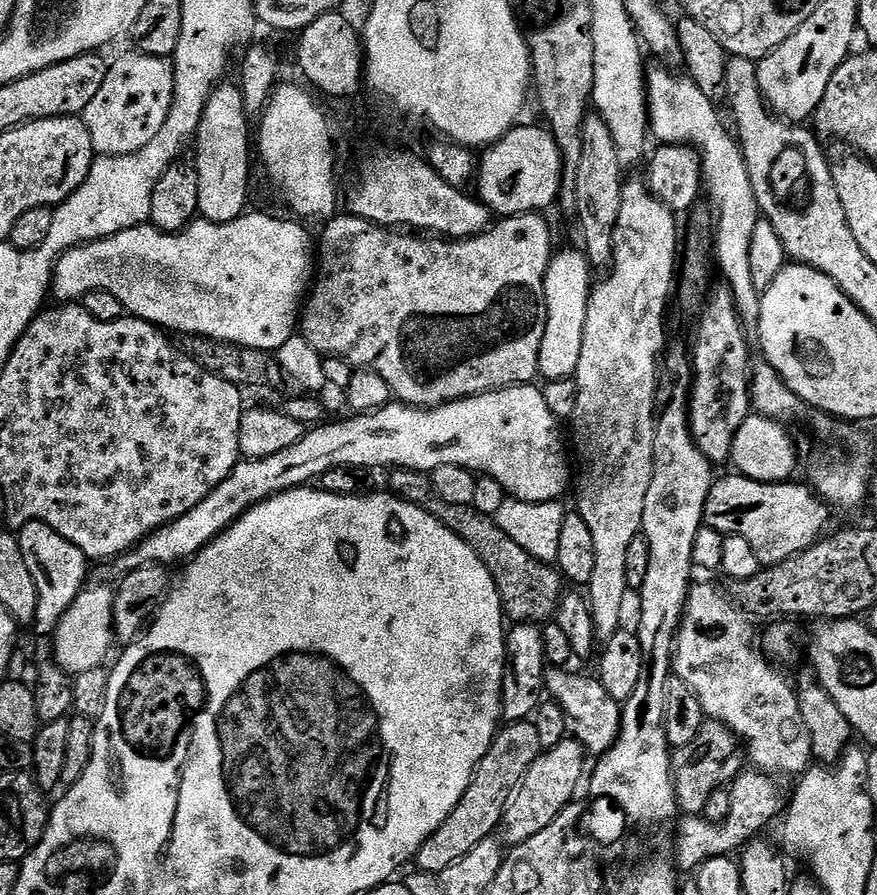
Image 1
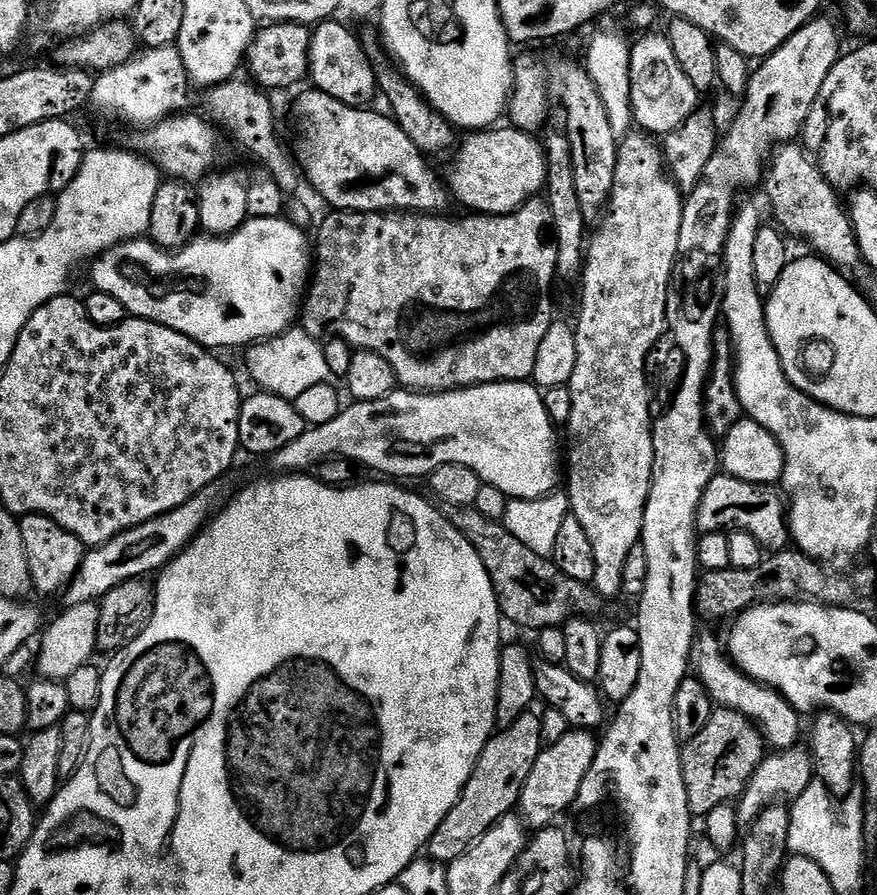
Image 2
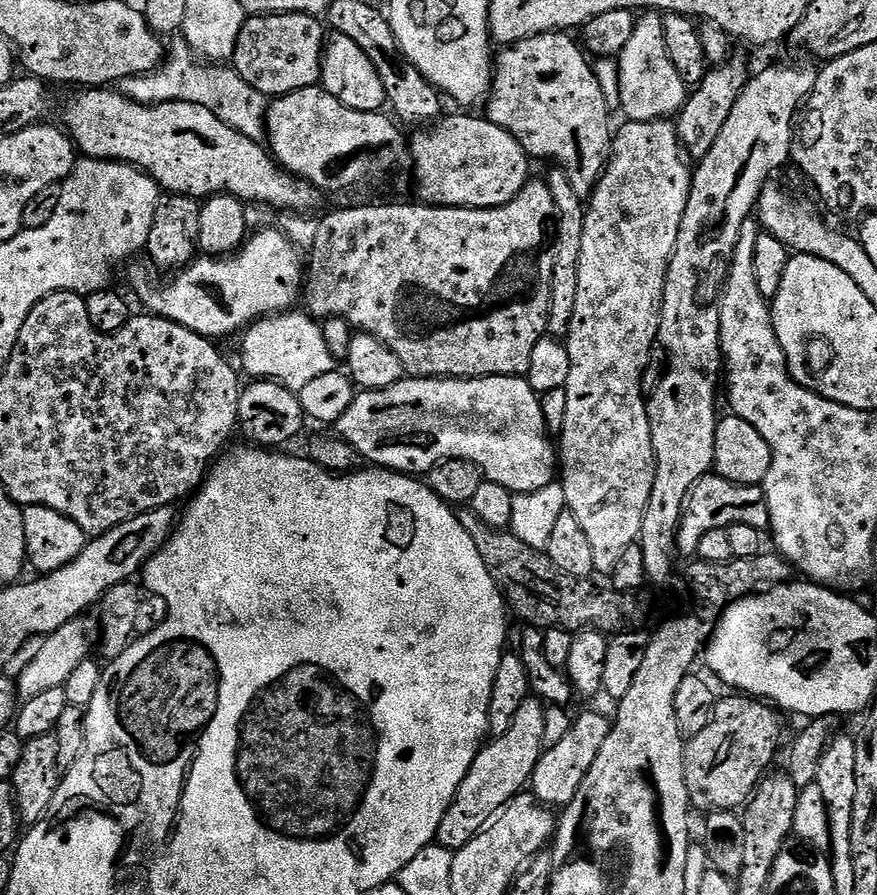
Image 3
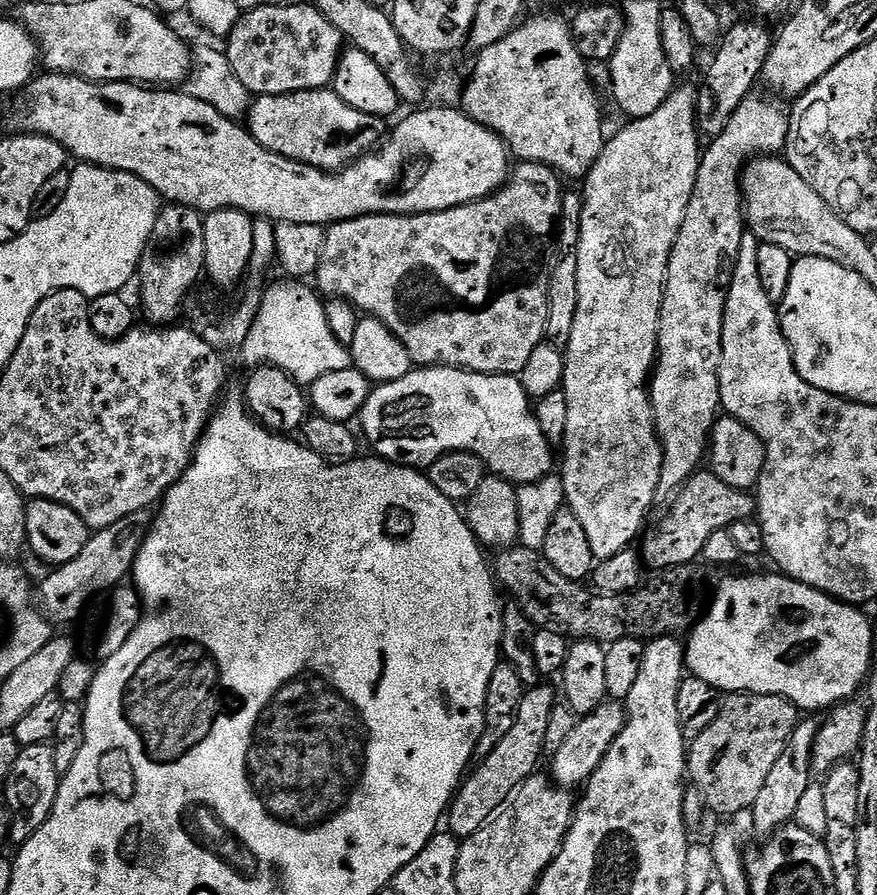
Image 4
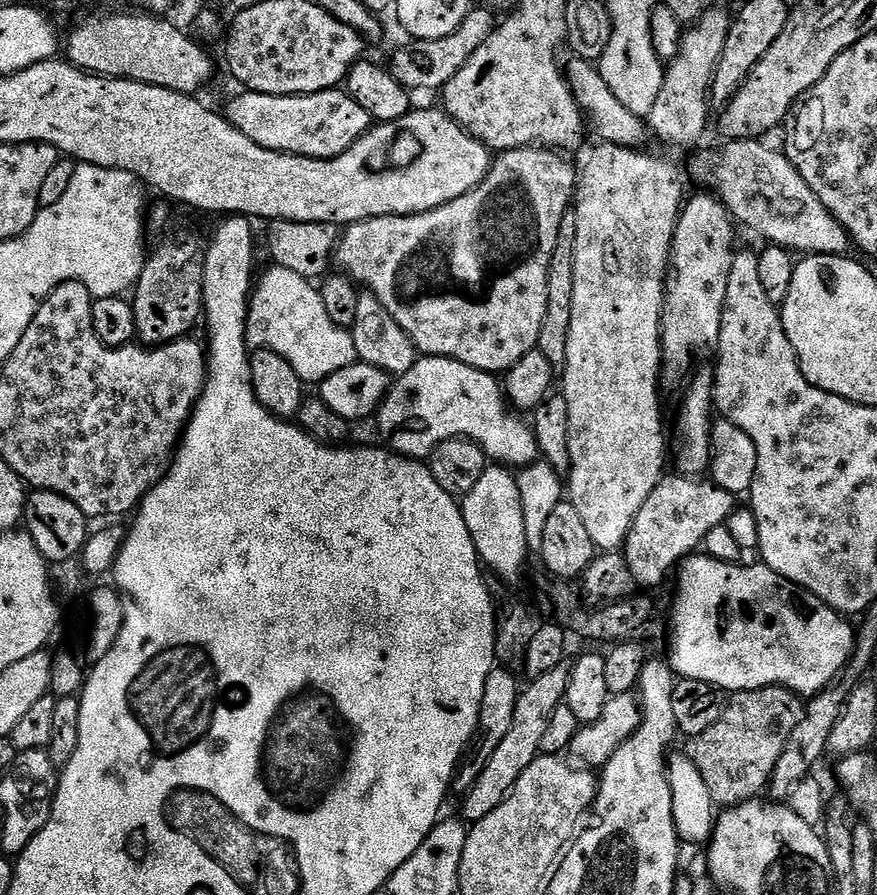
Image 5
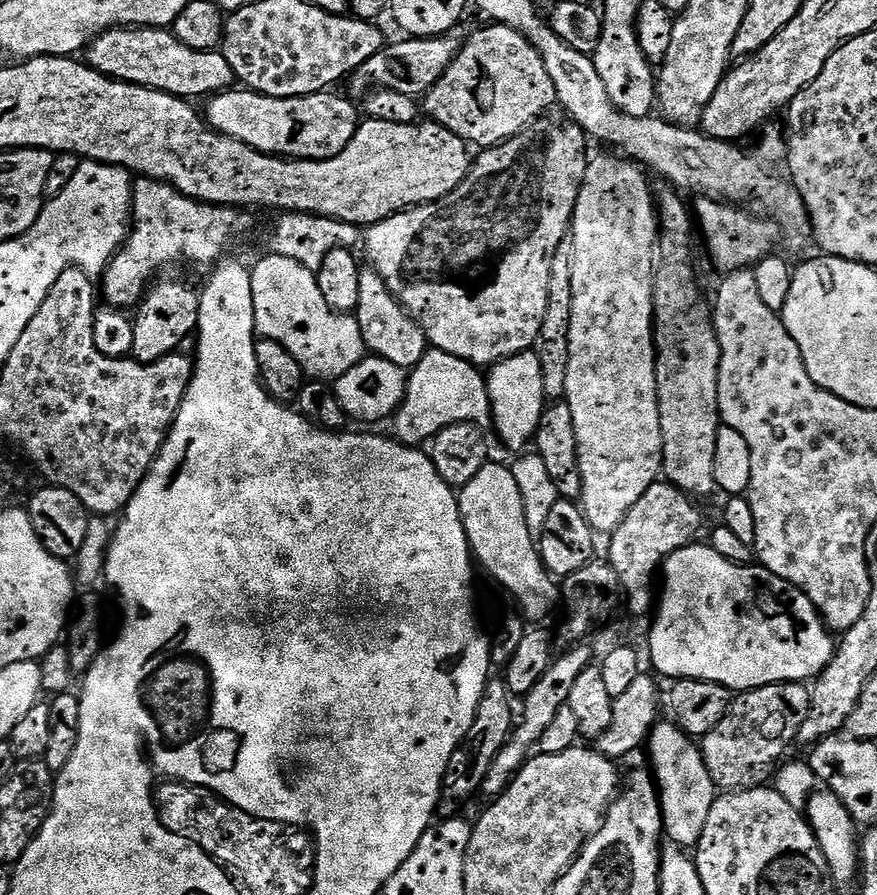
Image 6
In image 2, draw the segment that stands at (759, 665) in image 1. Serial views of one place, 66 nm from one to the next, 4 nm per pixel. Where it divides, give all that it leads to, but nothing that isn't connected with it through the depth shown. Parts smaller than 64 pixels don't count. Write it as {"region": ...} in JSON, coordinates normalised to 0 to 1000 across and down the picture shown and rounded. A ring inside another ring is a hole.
{"region":[[[799,709],[791,721],[791,746],[797,760],[807,769],[813,783],[818,788],[836,791],[838,796],[844,796],[851,803],[856,804],[865,812],[872,828],[881,837],[906,836],[913,830],[913,797],[908,794],[904,787],[891,773],[865,764],[864,761],[855,759],[851,752],[844,750],[823,727],[822,716],[820,720],[814,712]]]}

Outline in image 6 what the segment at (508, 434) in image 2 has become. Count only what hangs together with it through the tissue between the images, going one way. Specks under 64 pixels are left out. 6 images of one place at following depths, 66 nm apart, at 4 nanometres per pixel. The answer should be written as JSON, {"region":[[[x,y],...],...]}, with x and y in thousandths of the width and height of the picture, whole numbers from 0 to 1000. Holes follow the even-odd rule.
{"region":[[[493,389],[469,412],[465,421],[465,435],[446,470],[450,491],[457,496],[483,498],[498,487],[509,476],[514,474],[558,473],[561,463],[556,444],[556,427],[553,417],[546,410],[527,400],[518,400],[518,396],[509,396],[504,391]]]}

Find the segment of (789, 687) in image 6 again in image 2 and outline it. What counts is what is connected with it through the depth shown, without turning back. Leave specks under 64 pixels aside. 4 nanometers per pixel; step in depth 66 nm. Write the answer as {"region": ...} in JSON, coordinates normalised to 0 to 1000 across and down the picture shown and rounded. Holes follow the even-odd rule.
{"region":[[[818,790],[810,807],[800,811],[790,827],[779,832],[775,842],[784,903],[790,913],[805,913],[820,898],[843,895],[872,844],[873,828],[865,812],[836,791]]]}

